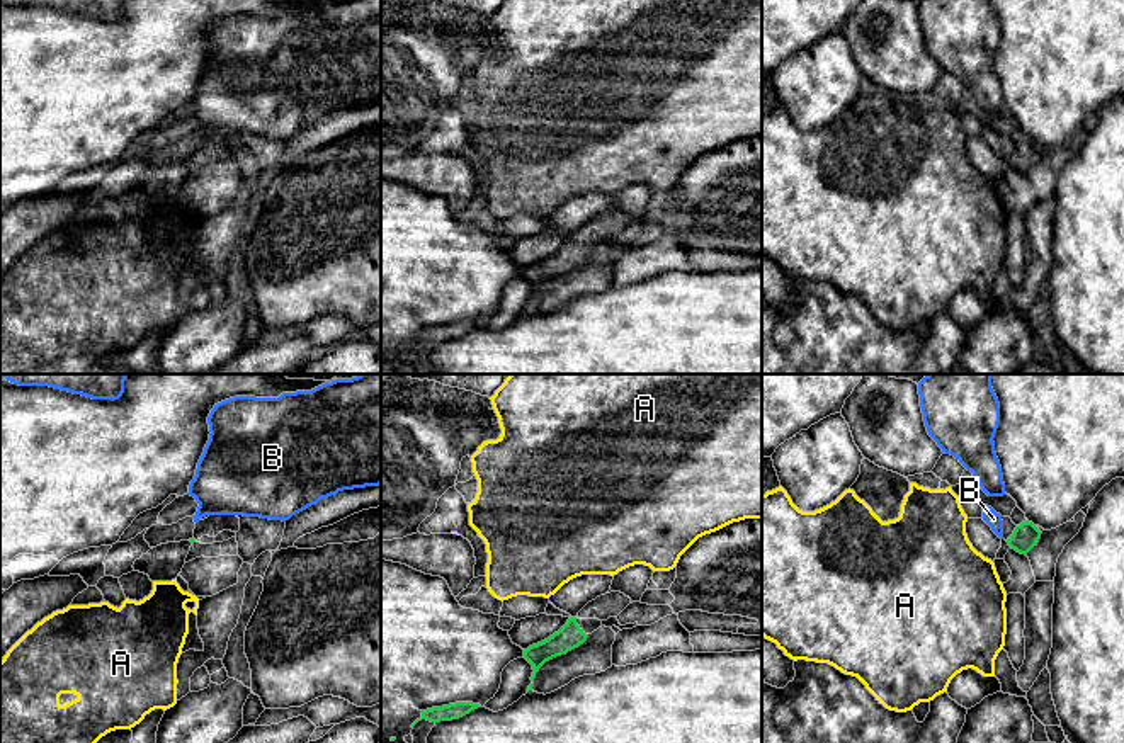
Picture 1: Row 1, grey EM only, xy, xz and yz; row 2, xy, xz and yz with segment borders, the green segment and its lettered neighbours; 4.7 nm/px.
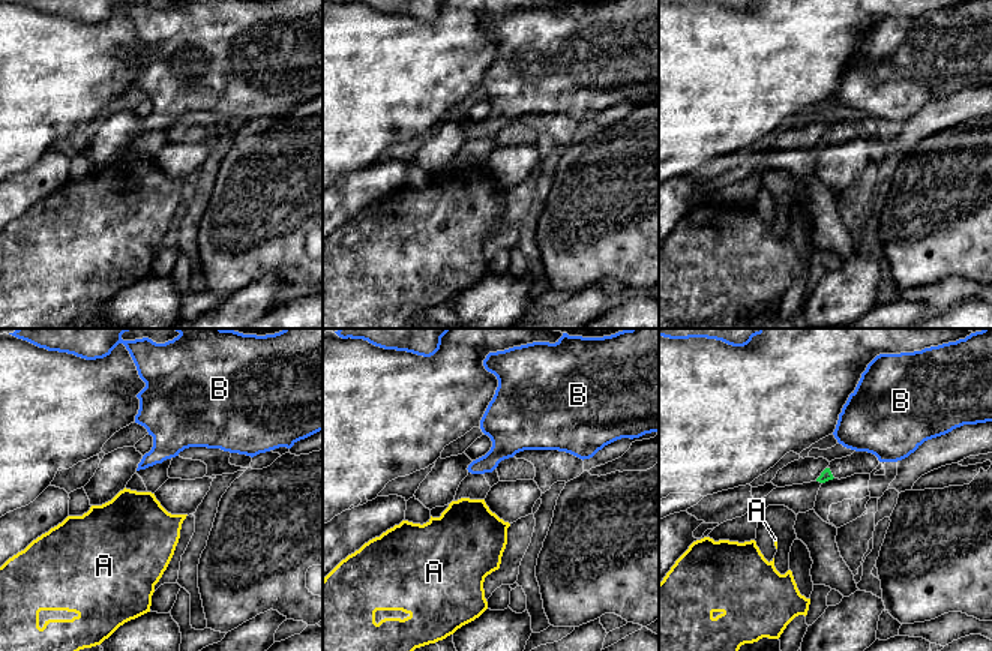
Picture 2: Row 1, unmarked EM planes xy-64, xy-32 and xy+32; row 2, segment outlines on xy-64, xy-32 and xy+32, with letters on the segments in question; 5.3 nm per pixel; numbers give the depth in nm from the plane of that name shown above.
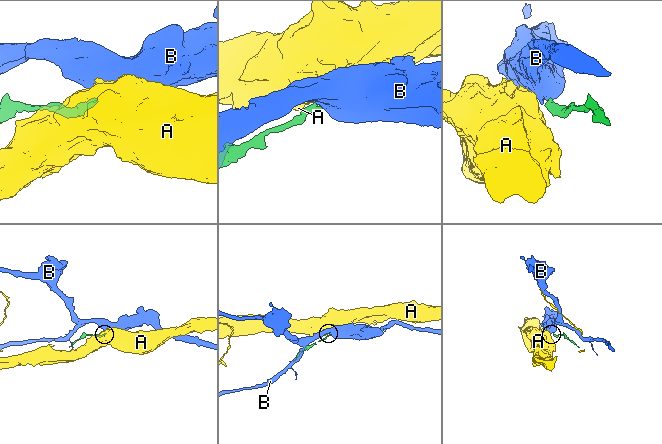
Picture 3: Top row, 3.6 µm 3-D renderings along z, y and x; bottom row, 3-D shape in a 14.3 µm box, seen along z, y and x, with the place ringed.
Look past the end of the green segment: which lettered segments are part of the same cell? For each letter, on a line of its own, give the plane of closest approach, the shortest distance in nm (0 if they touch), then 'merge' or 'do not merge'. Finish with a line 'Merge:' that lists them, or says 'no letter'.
A: nearest in yz; 110 nm apart; do not merge
B: nearest in yz; 30 nm apart; do not merge
Merge: no letter

